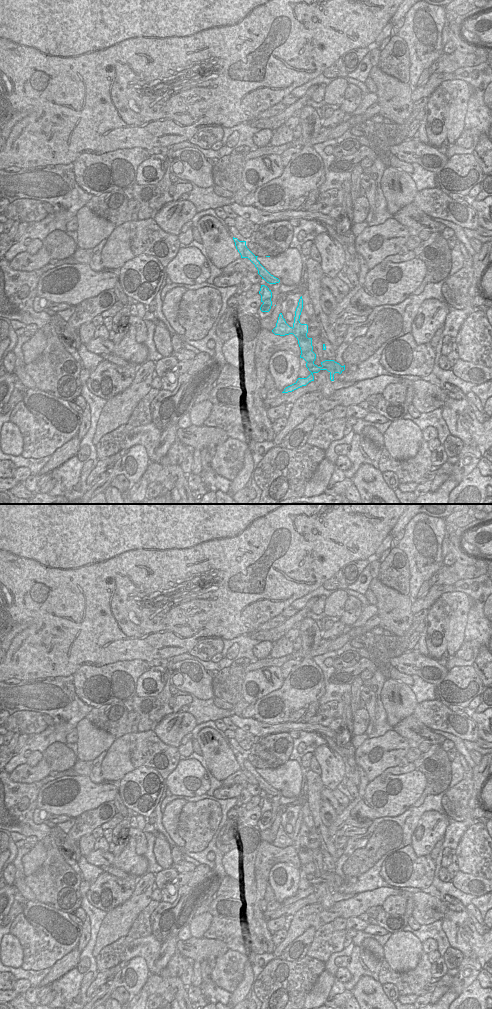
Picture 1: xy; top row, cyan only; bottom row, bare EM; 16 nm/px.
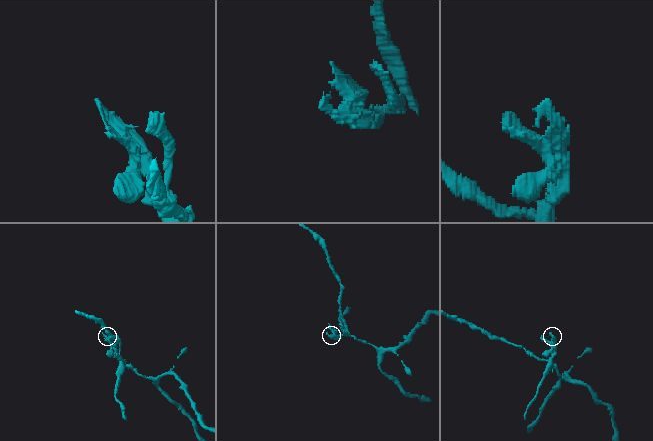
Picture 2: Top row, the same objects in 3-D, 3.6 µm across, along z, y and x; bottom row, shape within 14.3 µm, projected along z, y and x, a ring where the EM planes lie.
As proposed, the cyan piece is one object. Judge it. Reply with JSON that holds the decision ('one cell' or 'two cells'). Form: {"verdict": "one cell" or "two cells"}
{"verdict": "two cells"}

